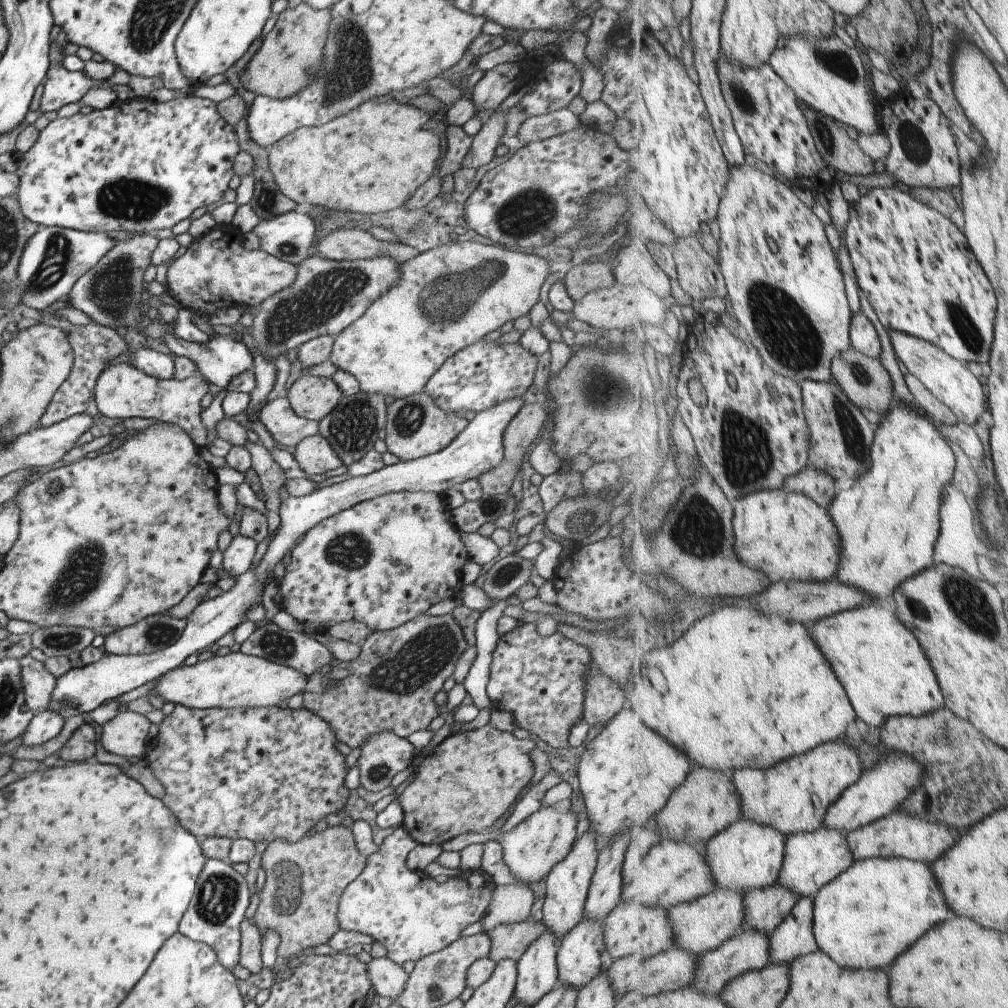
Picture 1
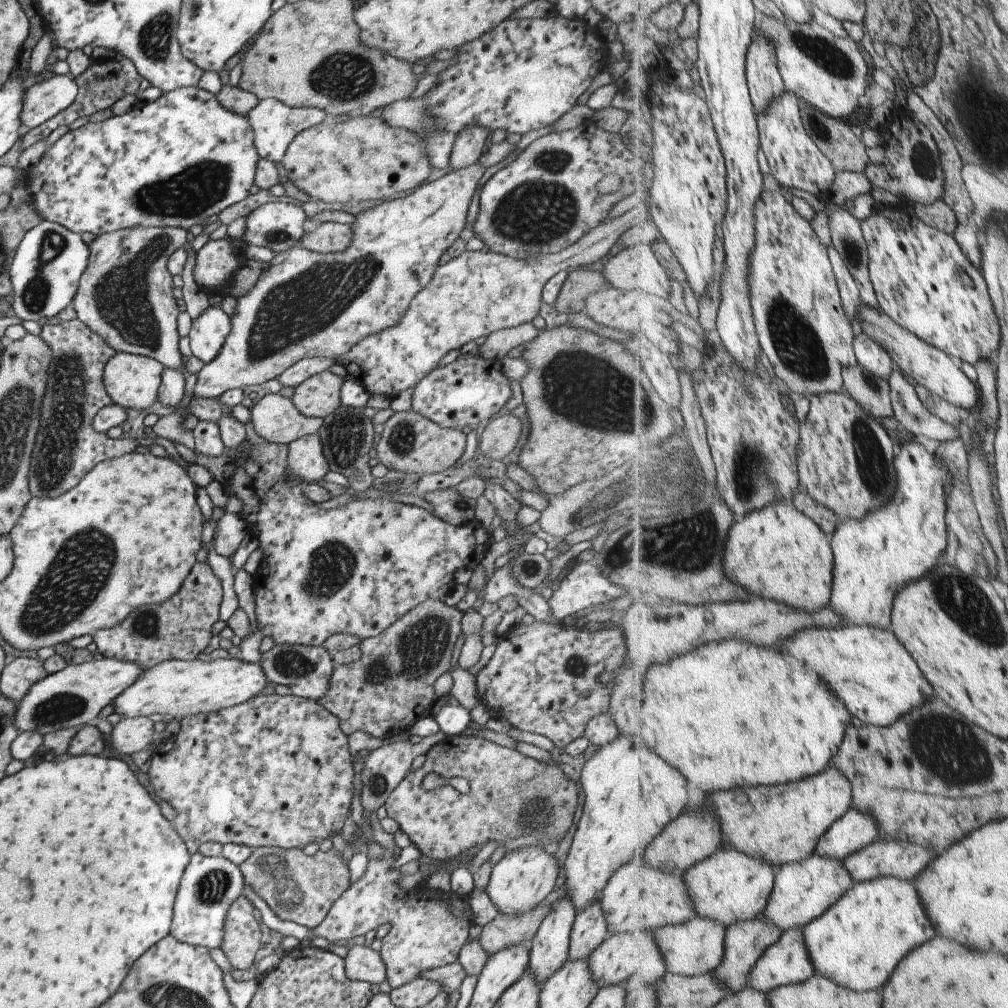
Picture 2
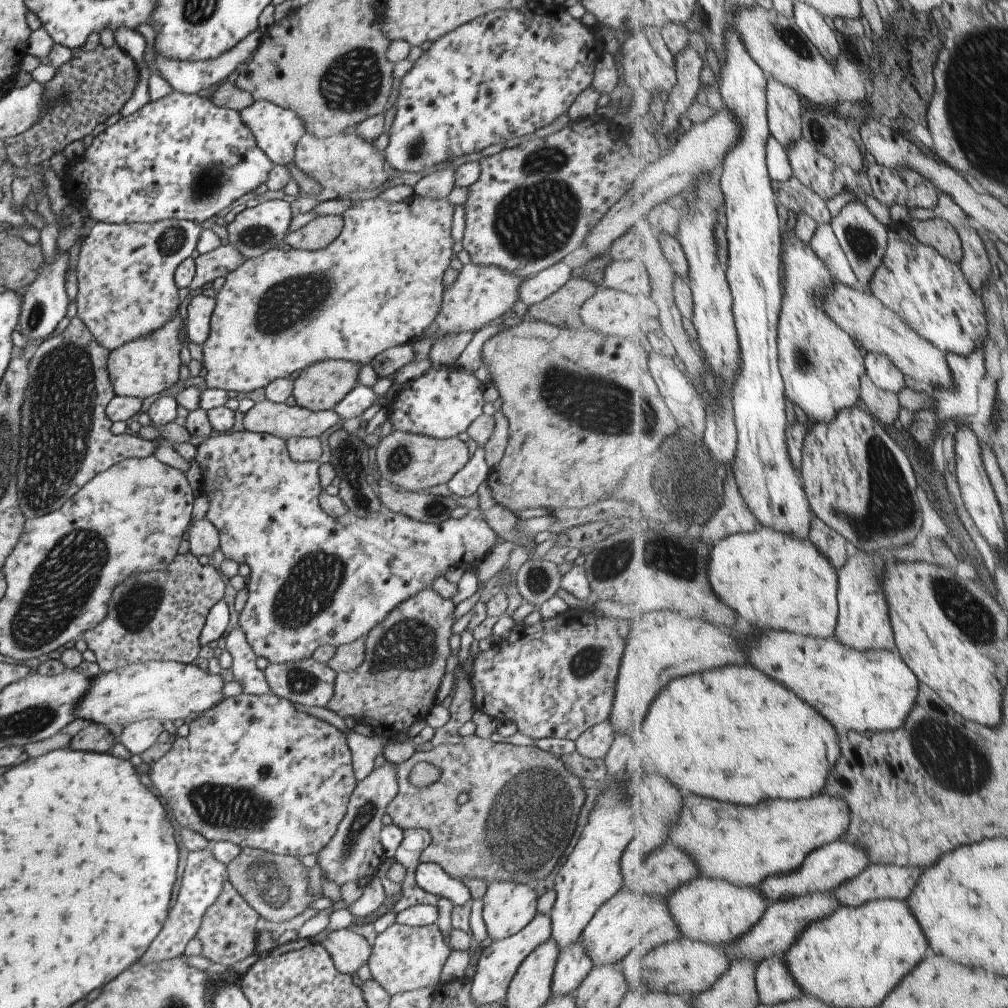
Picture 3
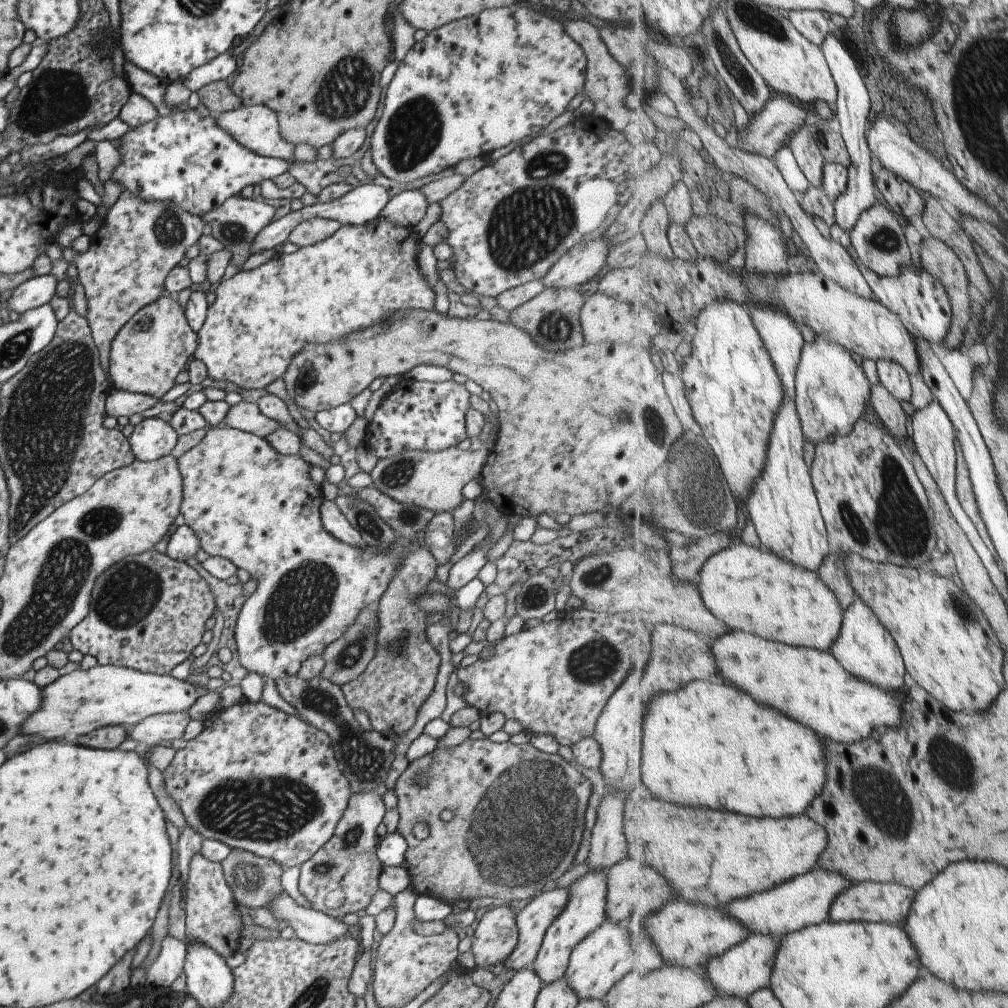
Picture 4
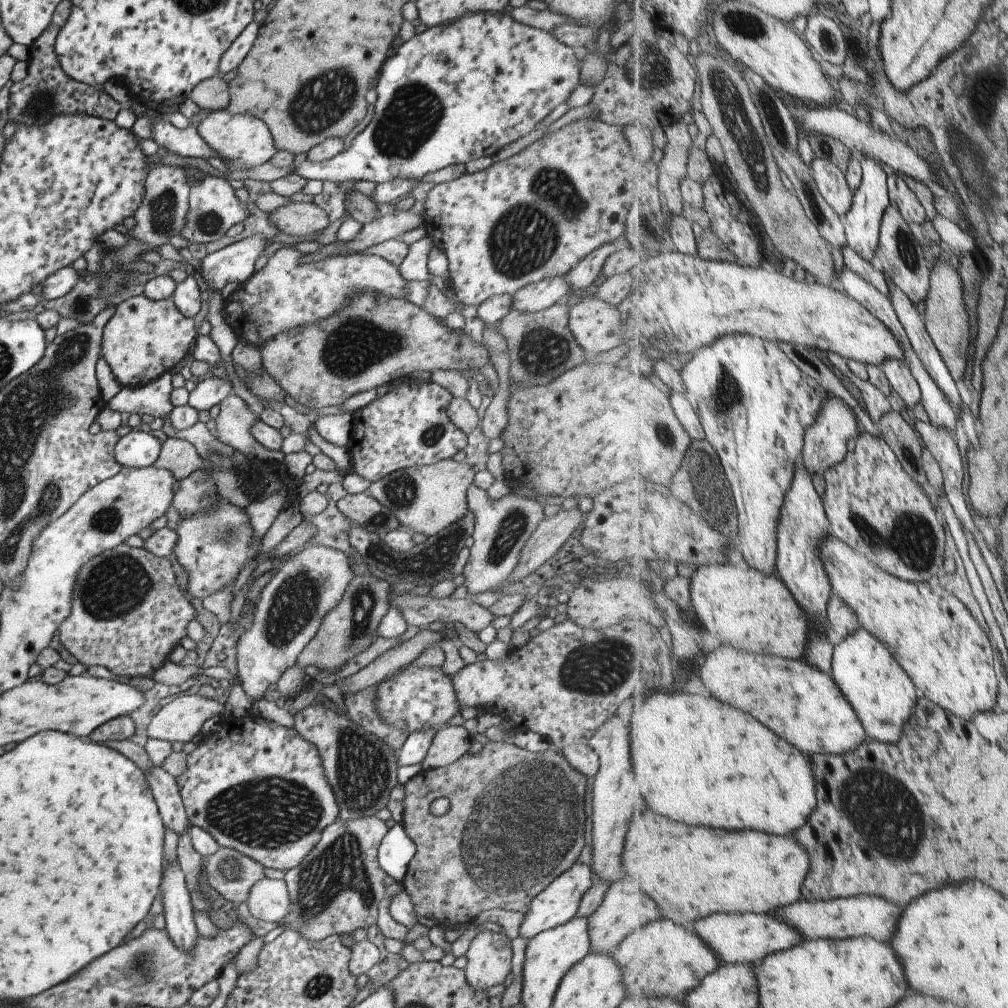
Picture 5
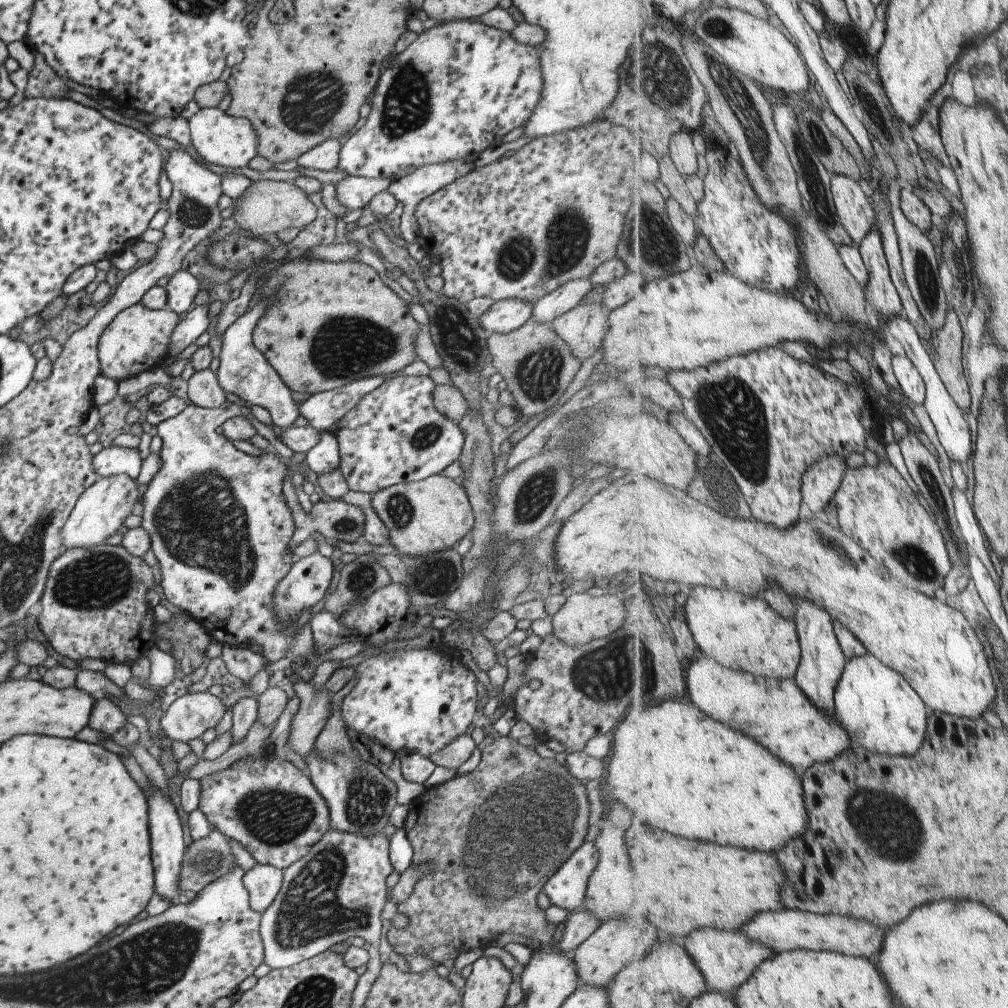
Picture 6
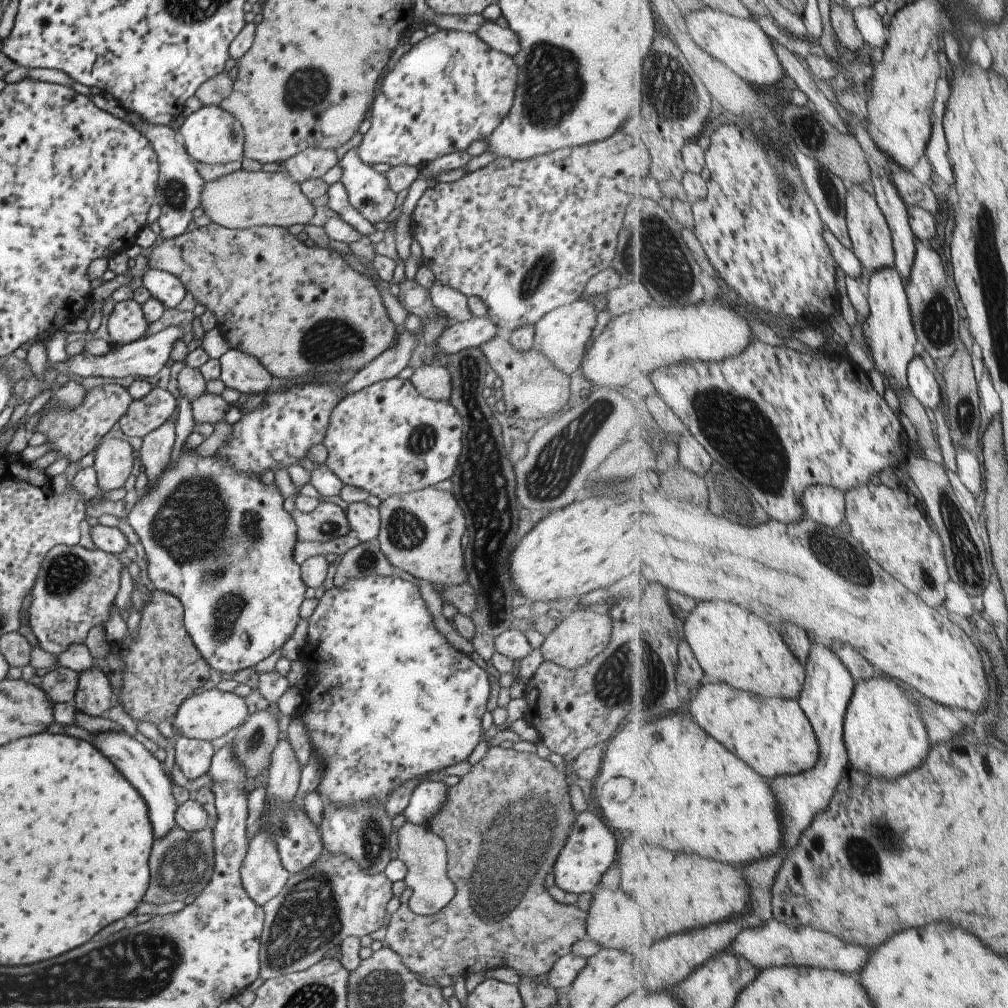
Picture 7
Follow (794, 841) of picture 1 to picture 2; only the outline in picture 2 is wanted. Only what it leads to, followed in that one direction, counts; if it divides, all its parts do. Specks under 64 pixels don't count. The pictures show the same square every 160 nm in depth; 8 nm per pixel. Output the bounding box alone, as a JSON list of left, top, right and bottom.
[762,852,854,933]

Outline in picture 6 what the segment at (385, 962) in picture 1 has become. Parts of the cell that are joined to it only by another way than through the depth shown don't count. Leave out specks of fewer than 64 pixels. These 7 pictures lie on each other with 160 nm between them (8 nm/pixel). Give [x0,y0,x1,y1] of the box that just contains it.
[242,863,282,914]

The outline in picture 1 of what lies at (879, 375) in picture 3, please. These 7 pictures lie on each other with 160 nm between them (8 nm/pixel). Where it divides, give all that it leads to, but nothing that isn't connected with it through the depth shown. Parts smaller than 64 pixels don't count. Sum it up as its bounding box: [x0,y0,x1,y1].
[851,311,882,359]

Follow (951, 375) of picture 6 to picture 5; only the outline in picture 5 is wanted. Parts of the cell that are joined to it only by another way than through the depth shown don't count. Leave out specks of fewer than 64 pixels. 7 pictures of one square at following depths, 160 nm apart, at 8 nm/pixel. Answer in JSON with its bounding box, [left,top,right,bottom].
[924,258,971,383]

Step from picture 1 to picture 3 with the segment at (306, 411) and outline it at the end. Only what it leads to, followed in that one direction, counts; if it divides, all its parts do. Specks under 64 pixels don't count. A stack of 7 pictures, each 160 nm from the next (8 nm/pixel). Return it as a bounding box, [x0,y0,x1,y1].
[292,359,361,411]

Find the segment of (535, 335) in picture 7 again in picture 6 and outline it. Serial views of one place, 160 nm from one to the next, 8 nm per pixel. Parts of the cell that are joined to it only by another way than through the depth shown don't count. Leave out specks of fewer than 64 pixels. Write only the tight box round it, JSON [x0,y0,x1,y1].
[549,300,609,361]

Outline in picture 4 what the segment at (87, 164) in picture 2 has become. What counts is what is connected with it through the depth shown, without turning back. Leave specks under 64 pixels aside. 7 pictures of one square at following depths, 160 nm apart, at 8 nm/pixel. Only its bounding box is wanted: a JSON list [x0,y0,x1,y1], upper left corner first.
[110,107,292,216]

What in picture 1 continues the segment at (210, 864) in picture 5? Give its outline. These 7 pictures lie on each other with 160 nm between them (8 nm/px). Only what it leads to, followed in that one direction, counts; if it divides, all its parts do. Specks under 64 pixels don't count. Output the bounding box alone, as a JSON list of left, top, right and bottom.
[250,825,366,959]

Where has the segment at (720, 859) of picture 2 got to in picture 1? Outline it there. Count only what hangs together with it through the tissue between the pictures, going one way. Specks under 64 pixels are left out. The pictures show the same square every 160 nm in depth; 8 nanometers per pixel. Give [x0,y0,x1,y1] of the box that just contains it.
[704,818,787,895]

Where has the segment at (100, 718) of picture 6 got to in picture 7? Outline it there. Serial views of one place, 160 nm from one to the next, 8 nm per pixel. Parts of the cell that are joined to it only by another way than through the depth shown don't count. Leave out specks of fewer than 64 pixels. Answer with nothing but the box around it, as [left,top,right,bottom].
[73,662,113,717]

